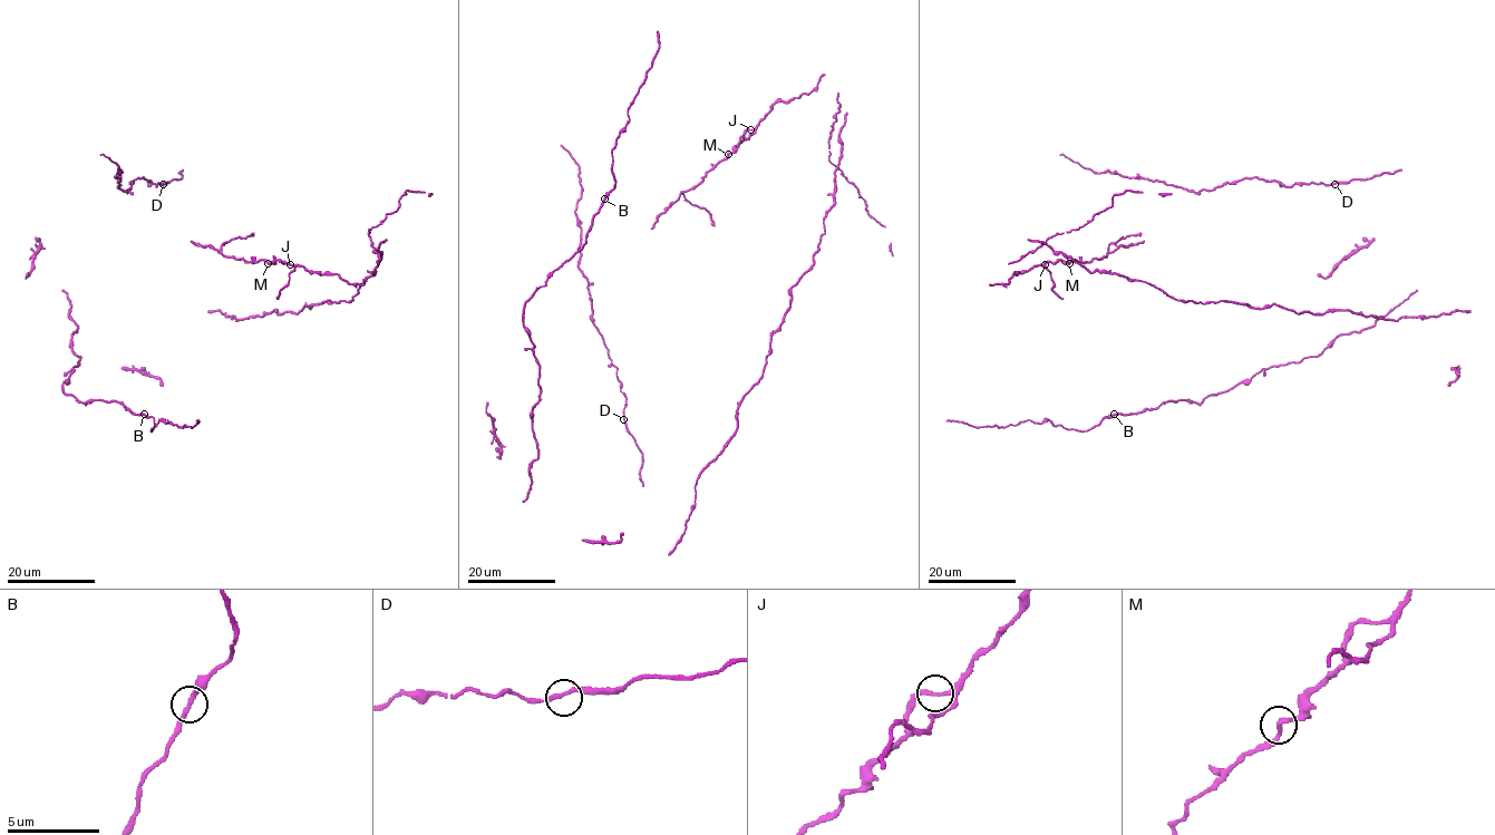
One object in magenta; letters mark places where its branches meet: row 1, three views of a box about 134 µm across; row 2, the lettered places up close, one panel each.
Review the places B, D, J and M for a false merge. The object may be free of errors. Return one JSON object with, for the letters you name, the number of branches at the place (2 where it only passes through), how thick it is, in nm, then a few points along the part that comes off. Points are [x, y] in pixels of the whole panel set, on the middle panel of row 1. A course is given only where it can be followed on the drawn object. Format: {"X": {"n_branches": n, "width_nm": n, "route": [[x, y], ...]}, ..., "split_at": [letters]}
{"split_at": []}

